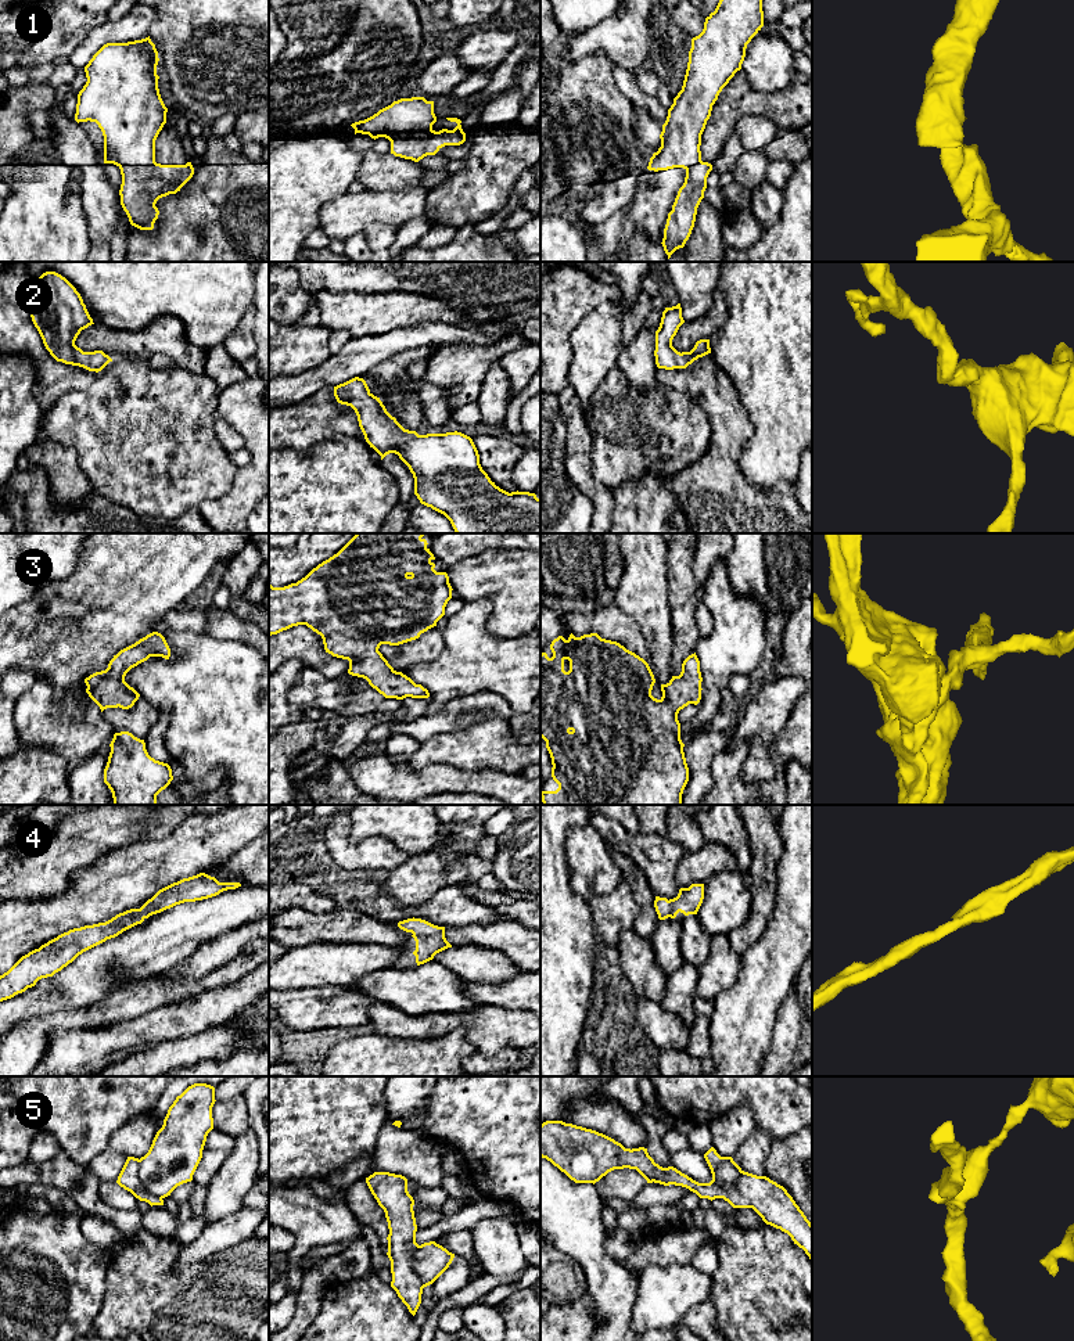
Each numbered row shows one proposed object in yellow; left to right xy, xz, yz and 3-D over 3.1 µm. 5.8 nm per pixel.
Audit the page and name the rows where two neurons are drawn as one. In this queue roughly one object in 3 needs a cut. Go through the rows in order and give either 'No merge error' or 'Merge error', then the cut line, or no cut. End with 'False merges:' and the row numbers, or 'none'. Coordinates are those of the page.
1: Merge error. Split along xz (431, 129), (423, 139), (395, 139), (391, 143)
2: No merge error. No split
3: No merge error. No split
4: No merge error. No split
5: Merge error. Split along xy (139, 1160), (137, 1178), (140, 1185), (161, 1199)
False merges: 1, 5

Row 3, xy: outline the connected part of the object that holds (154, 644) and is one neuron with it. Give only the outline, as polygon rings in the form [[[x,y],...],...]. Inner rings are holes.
[[[152,632],[134,644],[121,650],[109,661],[108,668],[96,672],[85,679],[86,693],[100,707],[129,709],[139,700],[140,694],[125,682],[126,673],[147,661],[150,657],[169,659],[170,648],[165,637]]]

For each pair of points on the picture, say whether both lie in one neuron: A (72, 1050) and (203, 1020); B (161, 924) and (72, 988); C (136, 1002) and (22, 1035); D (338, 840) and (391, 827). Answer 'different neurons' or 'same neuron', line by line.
A: same neuron
B: same neuron
C: same neuron
D: different neurons

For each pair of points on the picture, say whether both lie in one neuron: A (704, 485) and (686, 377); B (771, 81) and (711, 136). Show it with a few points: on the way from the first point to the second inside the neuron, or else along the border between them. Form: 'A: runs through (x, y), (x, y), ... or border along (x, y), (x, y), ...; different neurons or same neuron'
A: runs through (721, 457), (721, 409), (714, 402); same neuron
B: border along (740, 69), (761, 92), (778, 92), (791, 83); different neurons

